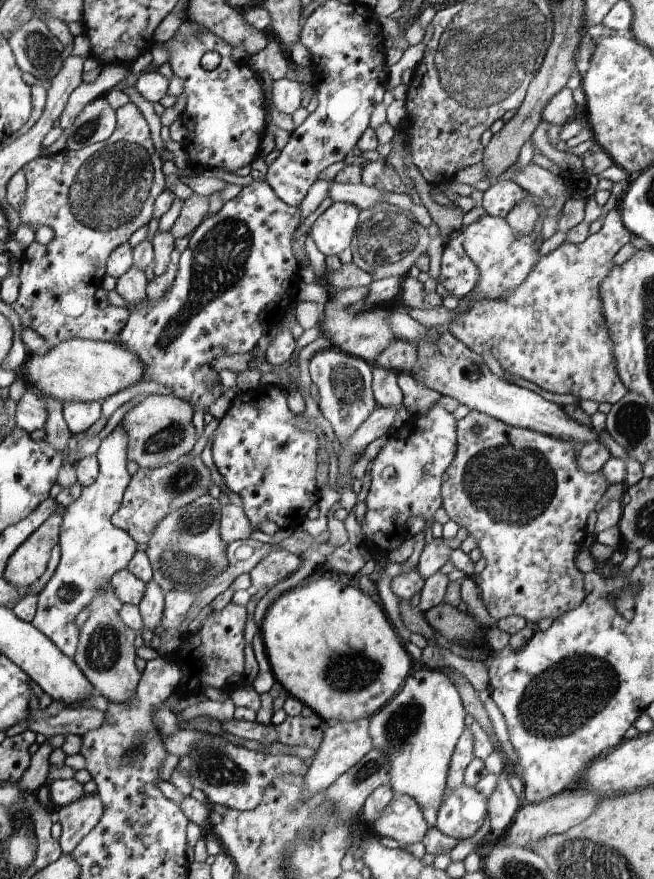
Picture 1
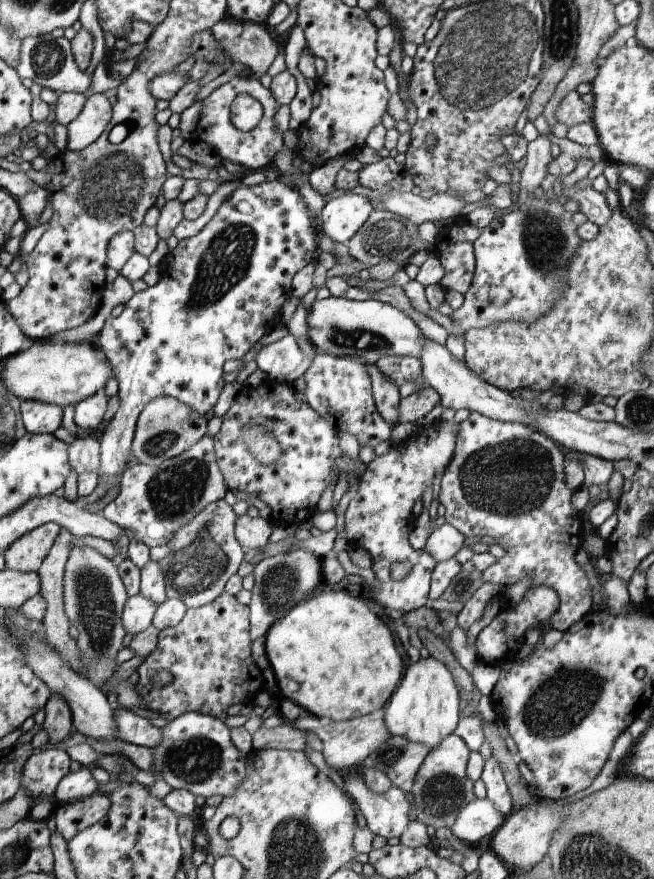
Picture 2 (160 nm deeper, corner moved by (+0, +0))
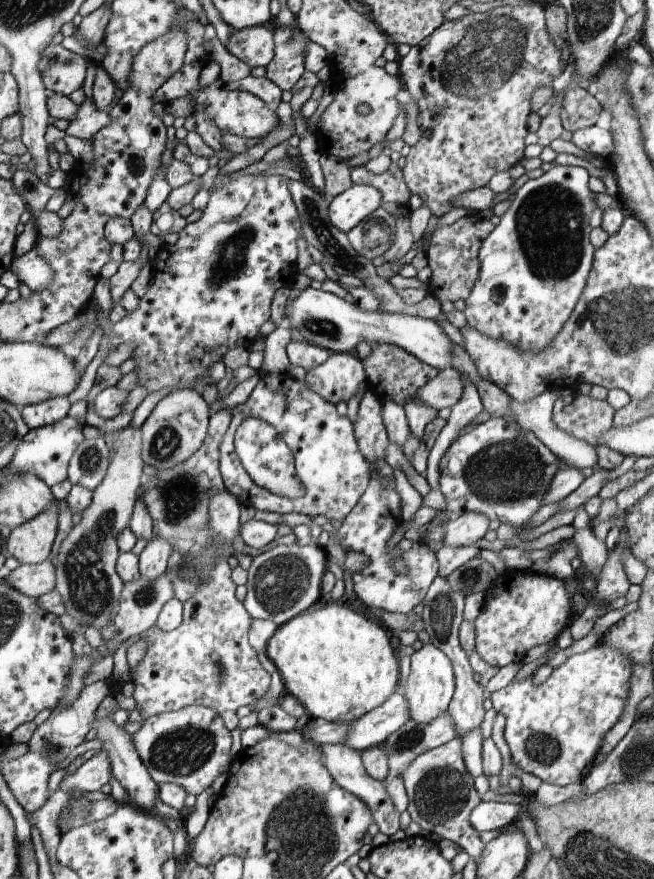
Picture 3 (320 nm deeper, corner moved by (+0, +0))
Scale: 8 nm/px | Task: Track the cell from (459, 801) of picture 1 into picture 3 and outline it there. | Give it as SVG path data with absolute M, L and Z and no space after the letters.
M481 801L470 814L470 824L476 832L488 832L506 828L518 820L523 803L483 802Z

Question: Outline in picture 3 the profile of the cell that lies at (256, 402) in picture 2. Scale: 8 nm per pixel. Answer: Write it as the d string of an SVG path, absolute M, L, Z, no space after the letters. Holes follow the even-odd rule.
M288 373L283 374L262 374L258 384L252 390L246 402L234 406L232 408L231 422L228 426L227 434L224 434L223 445L219 447L220 461L219 469L222 471L223 484L240 504L252 506L256 511L276 512L281 515L285 513L298 513L314 516L324 516L333 520L344 521L348 514L359 505L360 498L367 491L368 487L368 468L372 466L368 462L368 458L364 458L363 452L358 450L359 440L354 438L354 430L352 430L352 422L347 416L340 416L336 412L336 406L324 400L320 394L312 390L311 386L306 384L306 380L296 380ZM244 418L264 419L281 435L283 441L288 442L288 446L295 456L295 477L302 482L304 486L304 495L296 496L296 498L284 498L280 494L273 494L270 490L266 490L258 483L251 479L247 474L246 468L239 459L238 452L235 451L235 433L239 429Z

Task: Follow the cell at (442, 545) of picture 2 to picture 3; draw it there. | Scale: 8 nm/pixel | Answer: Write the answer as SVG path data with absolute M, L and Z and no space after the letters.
M465 512L459 517L455 516L444 530L444 546L470 546L477 544L479 540L485 538L488 532L489 520L484 514L474 514L474 512Z

